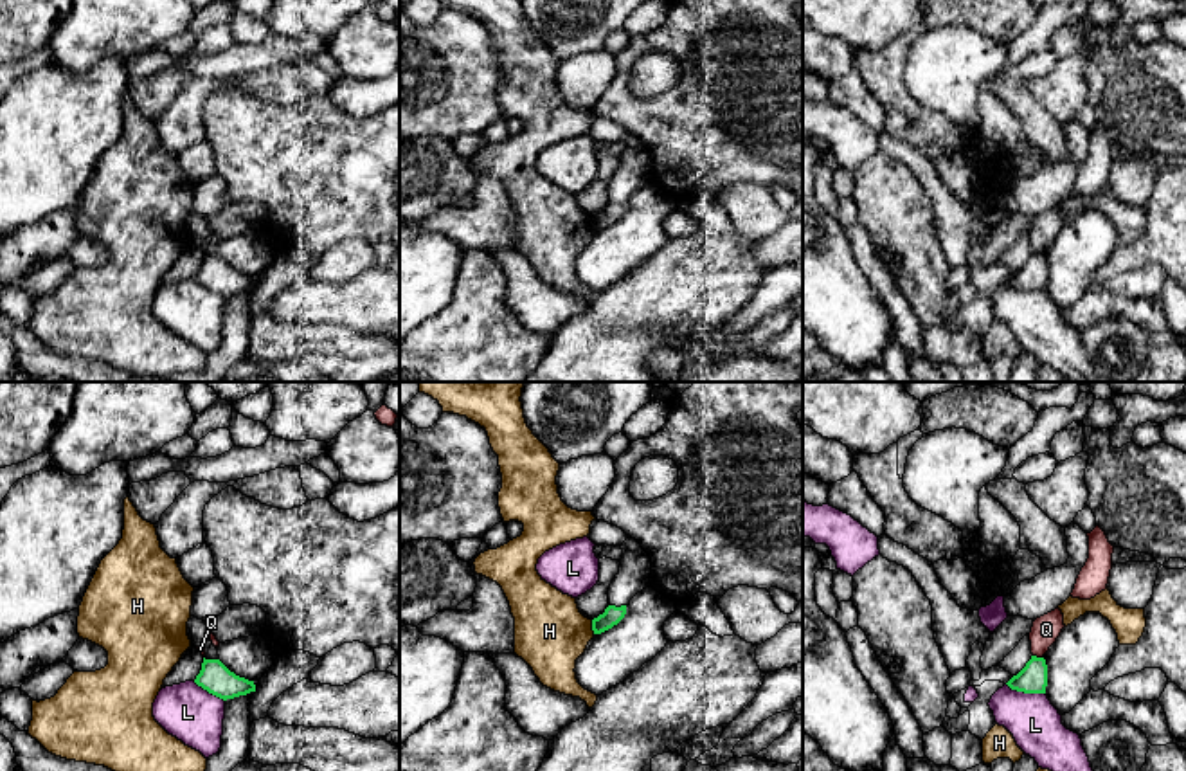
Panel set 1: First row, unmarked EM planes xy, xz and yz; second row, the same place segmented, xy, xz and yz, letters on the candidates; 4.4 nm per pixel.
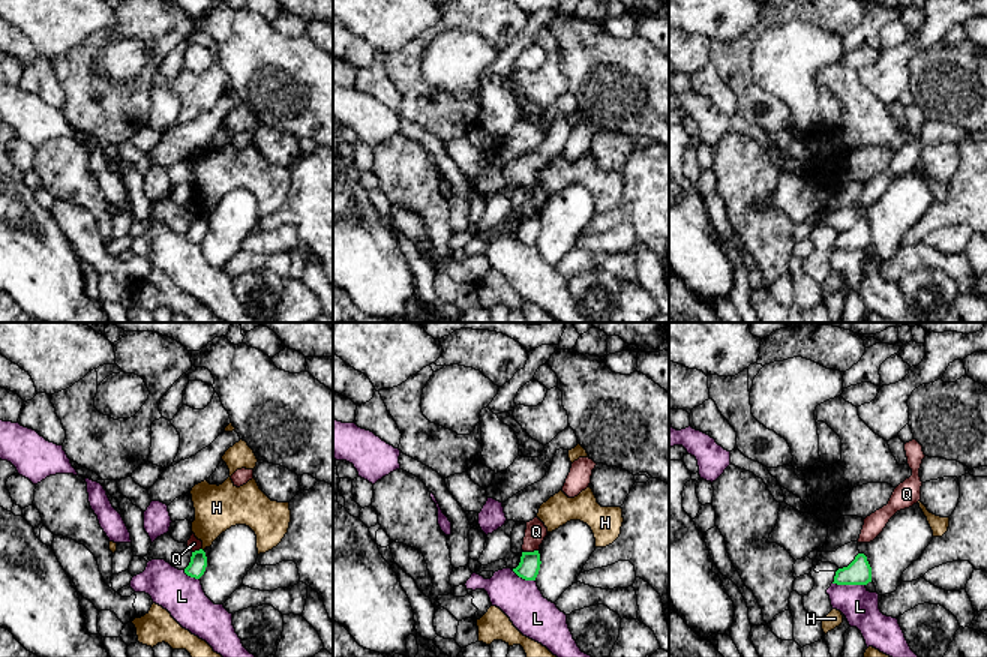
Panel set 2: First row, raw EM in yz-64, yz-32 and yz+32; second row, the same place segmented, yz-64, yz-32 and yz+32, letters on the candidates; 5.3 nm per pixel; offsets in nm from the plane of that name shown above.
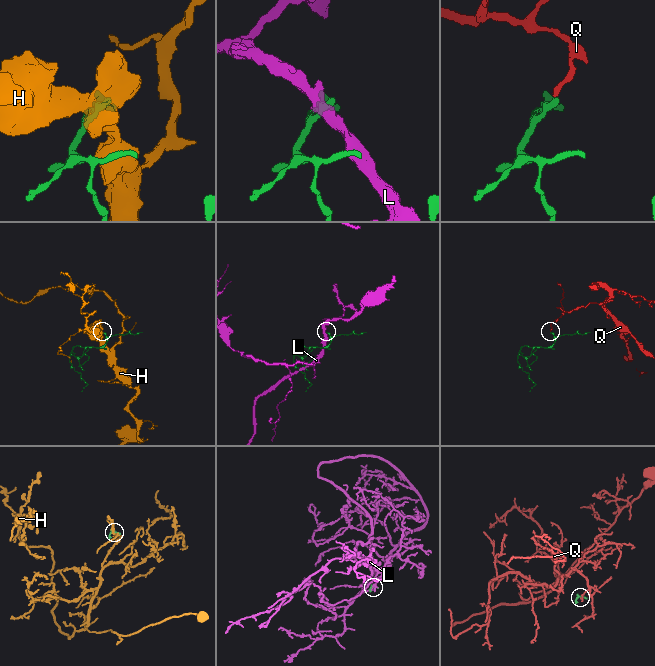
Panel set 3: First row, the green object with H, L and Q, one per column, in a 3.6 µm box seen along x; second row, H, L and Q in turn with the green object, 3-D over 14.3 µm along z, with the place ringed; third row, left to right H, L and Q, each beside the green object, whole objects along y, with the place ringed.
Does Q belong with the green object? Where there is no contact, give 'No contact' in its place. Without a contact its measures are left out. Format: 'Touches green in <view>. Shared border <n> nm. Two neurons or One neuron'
Touches green in yz. Shared border 40 nm. Two neurons

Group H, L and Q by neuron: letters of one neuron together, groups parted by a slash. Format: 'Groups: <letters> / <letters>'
Groups: H / L / Q

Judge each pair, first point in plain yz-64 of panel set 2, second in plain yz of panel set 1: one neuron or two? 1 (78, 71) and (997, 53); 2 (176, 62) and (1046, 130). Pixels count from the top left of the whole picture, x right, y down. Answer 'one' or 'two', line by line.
1: two
2: two

